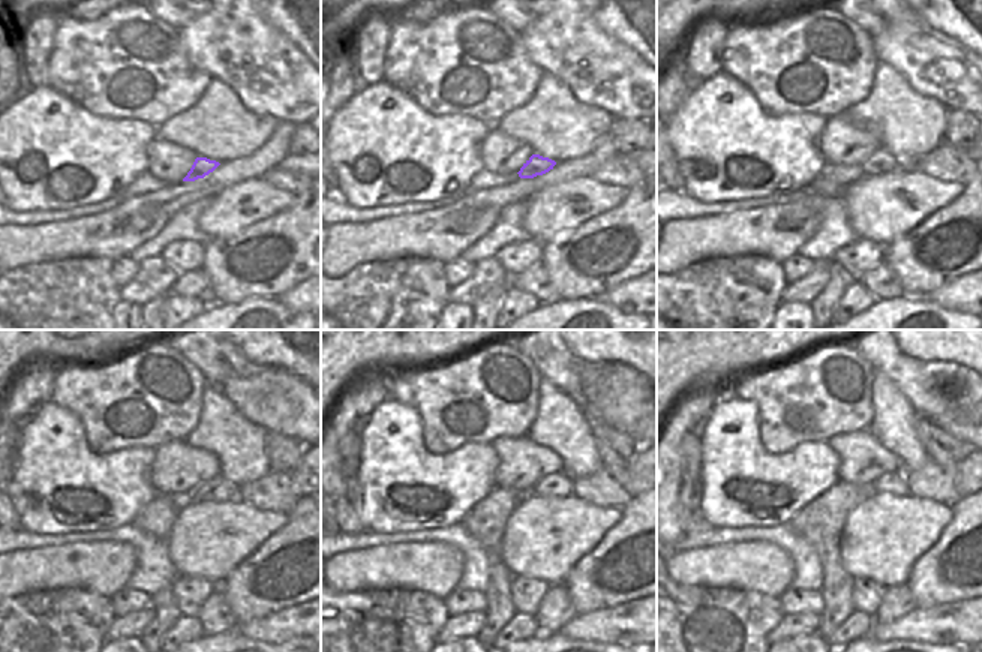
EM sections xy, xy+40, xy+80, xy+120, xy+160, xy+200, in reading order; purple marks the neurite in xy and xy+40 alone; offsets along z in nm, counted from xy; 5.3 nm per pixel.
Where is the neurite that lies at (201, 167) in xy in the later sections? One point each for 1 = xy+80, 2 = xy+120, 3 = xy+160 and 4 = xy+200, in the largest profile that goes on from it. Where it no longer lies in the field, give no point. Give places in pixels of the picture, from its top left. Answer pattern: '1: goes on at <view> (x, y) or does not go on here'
1: goes on at xy+80 (879, 161)
2: goes on at xy+120 (216, 489)
3: goes on at xy+160 (558, 484)
4: goes on at xy+200 (895, 481)

